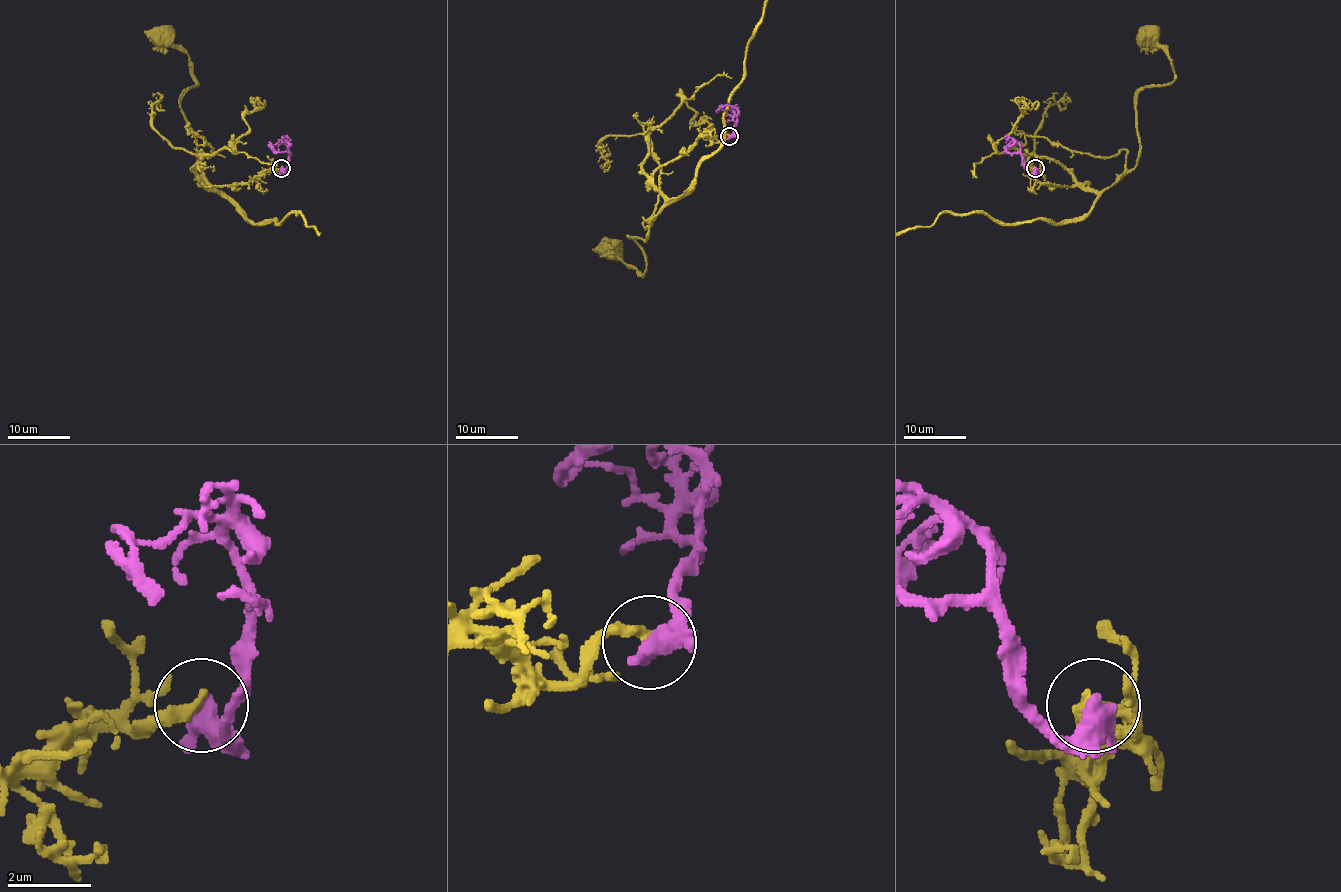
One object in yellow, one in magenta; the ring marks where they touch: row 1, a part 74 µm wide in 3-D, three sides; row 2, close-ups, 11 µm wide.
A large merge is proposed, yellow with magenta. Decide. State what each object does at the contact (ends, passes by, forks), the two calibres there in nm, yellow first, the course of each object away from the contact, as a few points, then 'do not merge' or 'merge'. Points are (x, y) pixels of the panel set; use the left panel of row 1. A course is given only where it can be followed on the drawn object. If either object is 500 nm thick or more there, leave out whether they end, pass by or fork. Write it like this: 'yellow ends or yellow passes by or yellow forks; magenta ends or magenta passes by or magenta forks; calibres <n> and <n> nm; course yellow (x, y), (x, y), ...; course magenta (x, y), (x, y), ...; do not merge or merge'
yellow ends; magenta passes by; calibres 300 and 400 nm; course yellow (281, 168), (205, 186), (216, 191), (180, 107), (197, 85), (189, 57), (163, 37); course magenta (281, 168), (284, 172), (287, 166), (287, 144), (281, 140), (267, 144); do not merge

